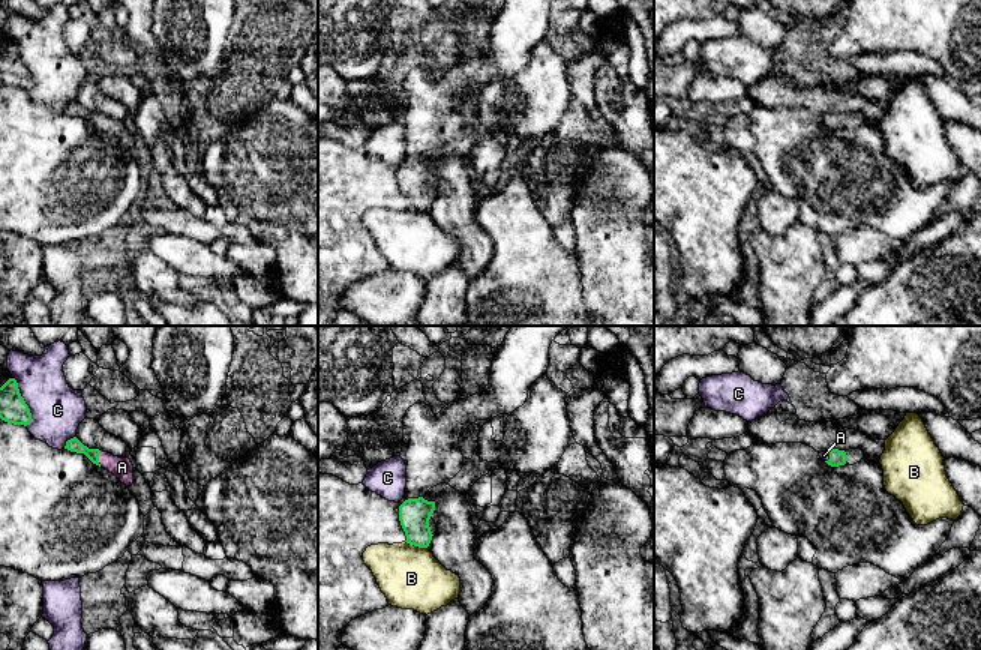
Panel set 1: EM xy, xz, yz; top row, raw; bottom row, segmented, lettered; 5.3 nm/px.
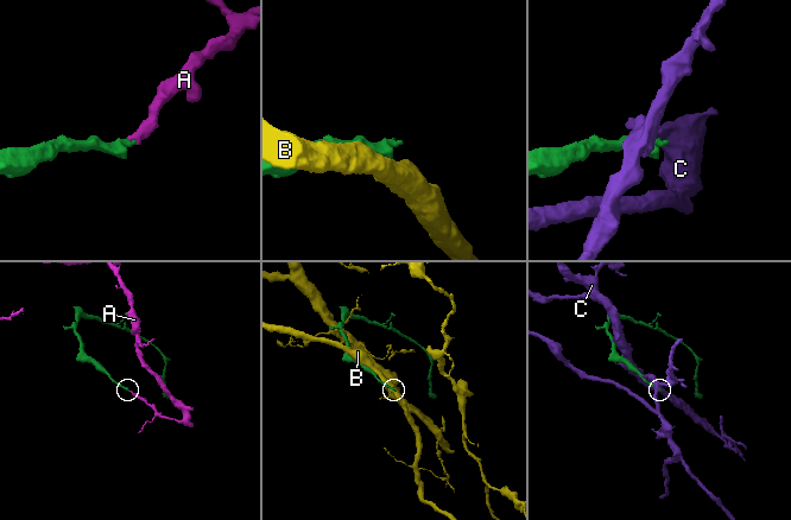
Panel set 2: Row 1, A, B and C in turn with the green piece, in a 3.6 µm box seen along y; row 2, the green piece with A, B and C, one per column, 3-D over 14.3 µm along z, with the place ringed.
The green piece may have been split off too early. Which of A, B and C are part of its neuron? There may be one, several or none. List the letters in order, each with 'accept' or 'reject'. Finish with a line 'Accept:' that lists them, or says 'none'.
A: accept
B: reject
C: reject
Accept: A

